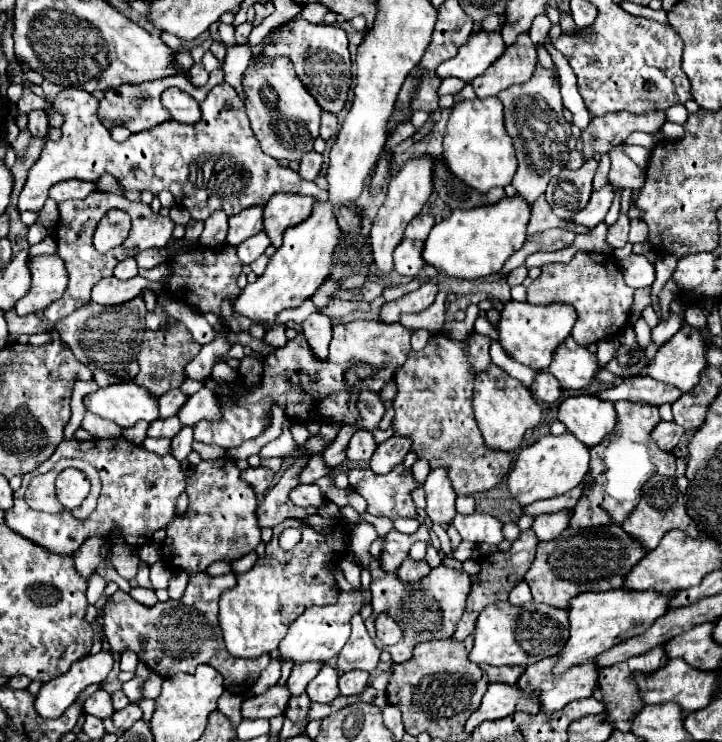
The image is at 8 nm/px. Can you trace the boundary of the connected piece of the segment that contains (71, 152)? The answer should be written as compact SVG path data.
M226 82L212 88L206 100L200 102L204 118L198 124L164 122L152 130L130 134L126 142L112 140L110 132L96 116L98 100L84 90L64 88L54 98L52 106L64 118L62 138L58 142L46 142L40 160L30 168L18 200L20 212L42 210L52 184L70 178L98 180L104 172L112 174L126 190L148 190L152 194L170 190L176 204L186 208L194 220L206 220L214 210L224 210L228 216L234 216L254 204L266 204L268 198L278 192L308 194L316 200L328 200L326 190L320 190L314 182L306 182L298 172L282 168L260 150L254 132L250 132L244 102Z

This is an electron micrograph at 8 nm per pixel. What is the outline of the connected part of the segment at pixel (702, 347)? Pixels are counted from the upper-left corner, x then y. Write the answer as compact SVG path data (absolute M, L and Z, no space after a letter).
M684 324L668 344L662 344L648 366L648 376L690 392L706 366L706 344L698 328Z

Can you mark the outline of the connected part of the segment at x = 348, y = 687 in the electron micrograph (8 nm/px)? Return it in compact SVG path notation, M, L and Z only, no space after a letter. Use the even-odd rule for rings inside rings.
M352 670L352 672L346 672L340 676L340 692L344 696L360 694L360 692L364 692L366 686L368 686L368 672L364 672L364 670Z

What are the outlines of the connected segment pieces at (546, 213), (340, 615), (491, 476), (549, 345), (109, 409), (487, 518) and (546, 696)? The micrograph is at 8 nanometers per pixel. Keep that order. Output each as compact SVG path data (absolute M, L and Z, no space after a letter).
M543 194L532 204L532 218L530 218L530 226L528 226L528 236L536 234L536 232L544 232L548 228L562 228L562 230L570 230L574 234L590 234L590 228L580 228L578 224L568 224L568 220L560 220L548 208L548 202Z
M350 590L350 592L340 592L338 602L330 606L312 606L306 608L304 614L290 626L286 638L280 642L280 652L284 662L294 660L294 664L304 664L304 662L328 662L330 658L338 656L342 646L346 644L350 636L350 618L362 610L364 604L368 604L370 590Z
M436 334L430 338L428 346L420 352L410 350L408 360L396 370L396 384L398 384L398 394L392 402L396 416L392 420L394 432L400 436L410 436L412 438L412 452L418 454L418 458L426 458L432 468L448 468L448 476L452 480L452 486L456 494L476 494L494 488L512 468L514 456L510 452L502 450L490 450L484 446L482 434L478 430L478 424L474 420L472 412L472 382L474 374L480 370L486 370L490 364L490 336L482 334L472 334L468 338L468 346L464 348L464 342L452 340L446 334Z
M508 302L504 304L502 318L498 322L500 332L500 346L512 354L514 360L534 368L534 370L546 370L552 362L552 352L558 348L560 342L564 342L570 336L570 330L576 322L576 312L570 304L552 304L552 306L534 306L534 304L520 304L520 302Z
M134 382L98 388L84 398L84 404L90 412L116 422L120 428L132 428L138 420L150 422L158 418L156 396Z
M456 514L454 516L454 528L460 532L462 540L468 540L468 542L488 542L488 544L500 544L504 540L504 534L502 534L502 522L496 520L494 516L490 514L470 514L470 516L464 516L464 514Z
M548 658L548 660L540 660L532 666L528 666L524 670L524 674L518 680L518 686L522 690L526 690L528 694L538 692L540 694L540 702L542 702L542 710L544 712L556 712L562 710L566 704L580 700L580 698L590 698L594 694L594 690L598 688L598 672L600 668L596 668L596 664L590 660L590 664L580 664L576 668L570 668L568 672L560 674L560 676L552 676L552 668L556 664L556 658Z

